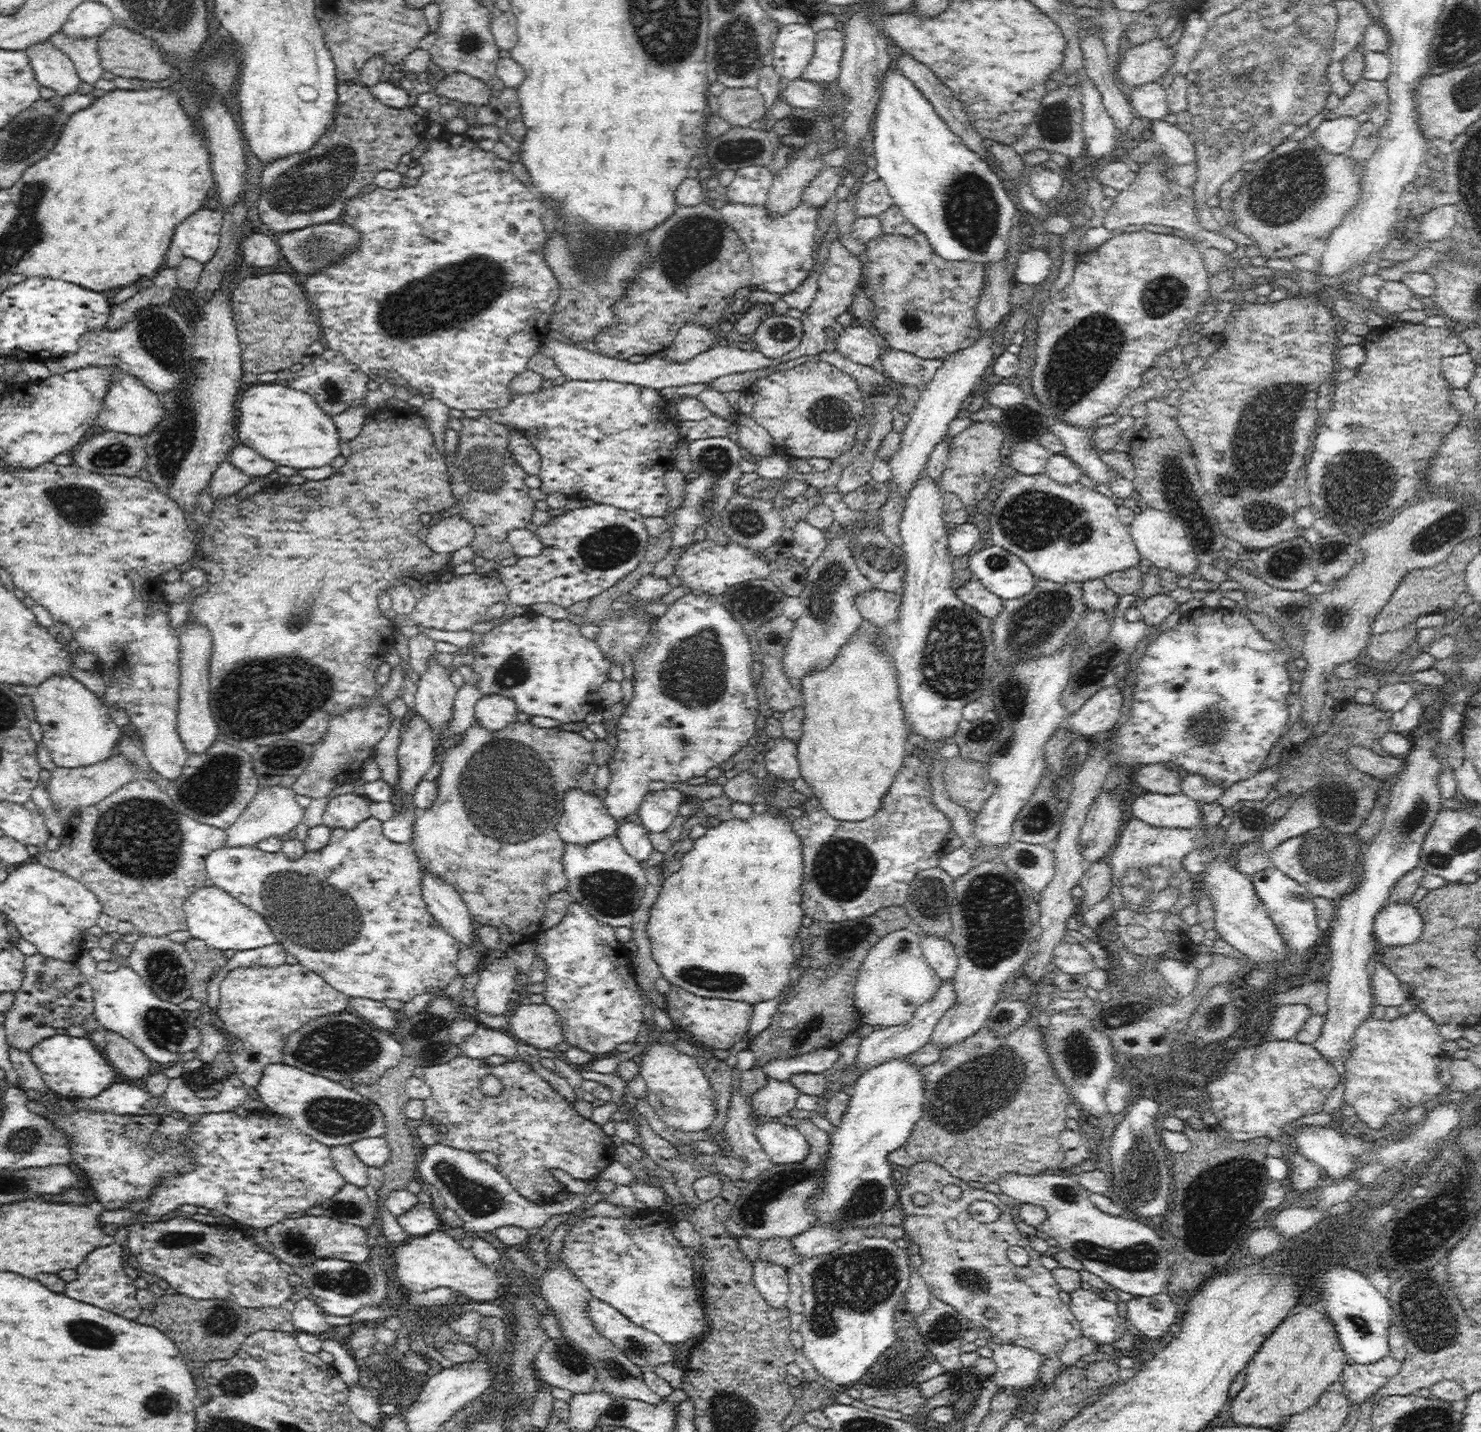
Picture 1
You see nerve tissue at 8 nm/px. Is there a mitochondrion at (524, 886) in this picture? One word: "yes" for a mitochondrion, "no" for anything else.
no

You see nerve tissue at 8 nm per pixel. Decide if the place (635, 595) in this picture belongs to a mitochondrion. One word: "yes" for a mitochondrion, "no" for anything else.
no

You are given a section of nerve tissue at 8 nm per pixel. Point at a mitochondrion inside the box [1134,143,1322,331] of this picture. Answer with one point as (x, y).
(1163, 294)

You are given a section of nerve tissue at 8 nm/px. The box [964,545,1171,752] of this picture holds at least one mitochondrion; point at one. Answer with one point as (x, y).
(1043, 616)

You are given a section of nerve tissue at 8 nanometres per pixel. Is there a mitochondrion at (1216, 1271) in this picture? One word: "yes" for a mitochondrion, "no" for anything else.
no

